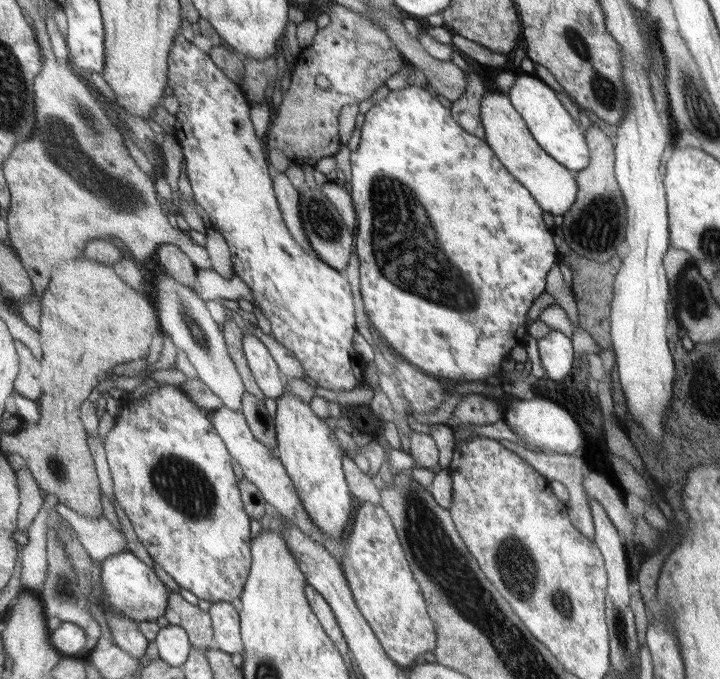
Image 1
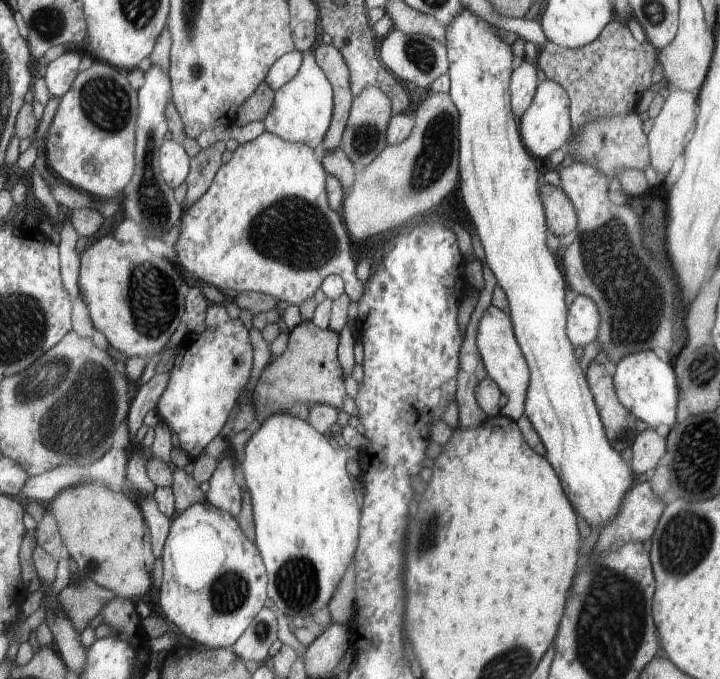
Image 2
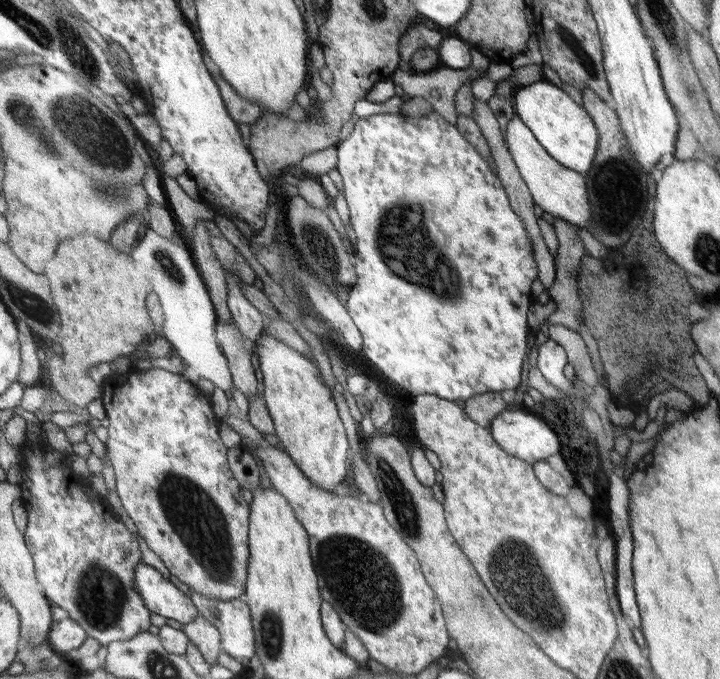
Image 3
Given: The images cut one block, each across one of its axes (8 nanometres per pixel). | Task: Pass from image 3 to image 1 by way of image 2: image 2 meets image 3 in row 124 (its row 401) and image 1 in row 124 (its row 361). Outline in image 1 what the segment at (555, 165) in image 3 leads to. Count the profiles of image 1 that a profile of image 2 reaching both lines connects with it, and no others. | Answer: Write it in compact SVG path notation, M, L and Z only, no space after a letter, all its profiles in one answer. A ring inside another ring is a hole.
M502 92L485 93L479 111L485 131L484 142L495 152L496 158L511 172L513 178L528 190L541 210L552 216L567 213L576 200L575 175L540 148L512 106L511 99Z

